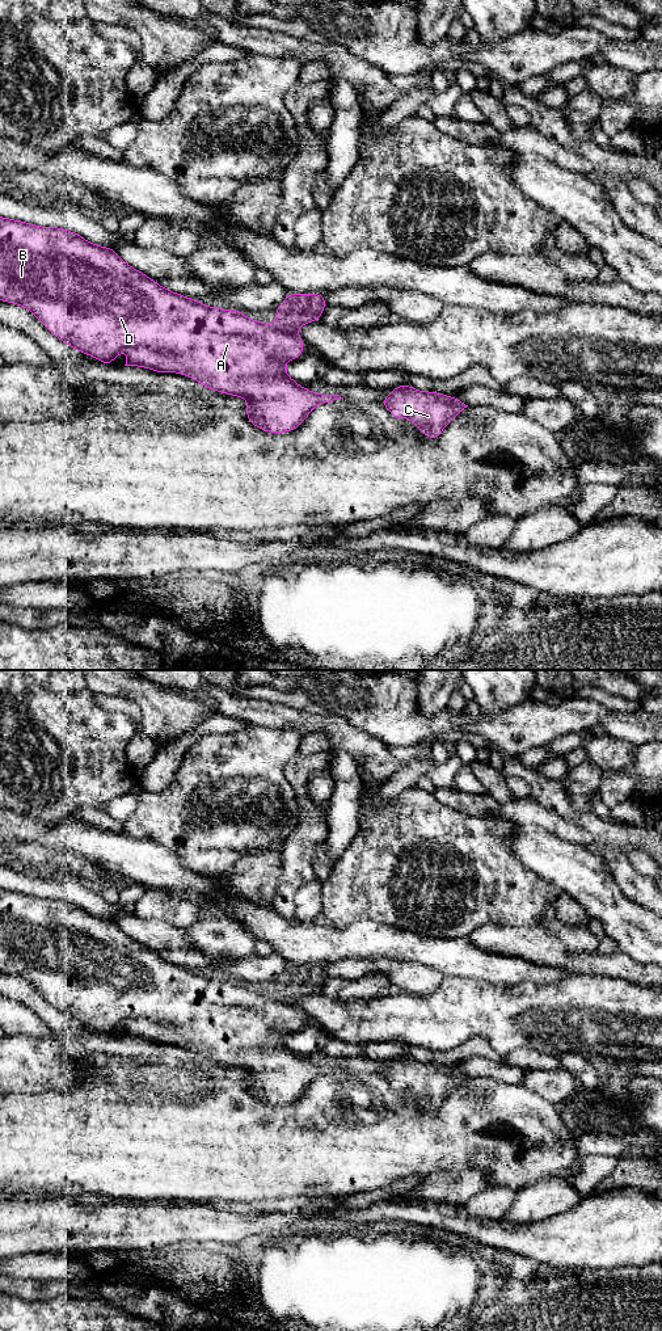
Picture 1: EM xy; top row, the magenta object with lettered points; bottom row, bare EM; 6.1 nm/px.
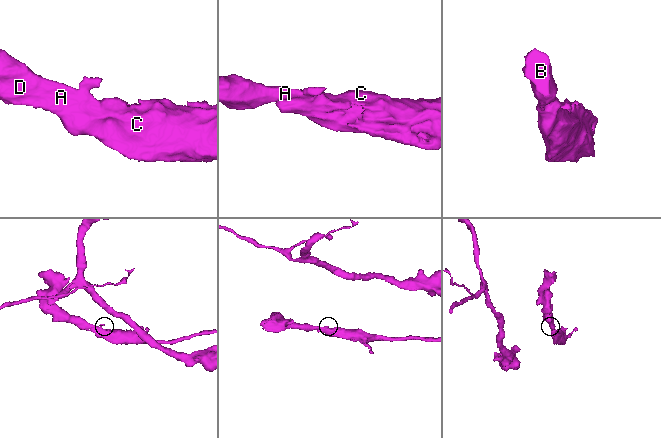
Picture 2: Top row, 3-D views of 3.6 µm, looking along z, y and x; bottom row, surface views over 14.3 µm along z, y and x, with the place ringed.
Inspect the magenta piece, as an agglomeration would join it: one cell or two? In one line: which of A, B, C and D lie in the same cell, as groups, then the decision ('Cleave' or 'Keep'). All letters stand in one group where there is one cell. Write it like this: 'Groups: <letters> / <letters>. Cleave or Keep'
Groups: A B C D. Keep

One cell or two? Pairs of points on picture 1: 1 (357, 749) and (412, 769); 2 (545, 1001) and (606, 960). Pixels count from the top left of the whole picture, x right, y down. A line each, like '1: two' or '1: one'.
1: two
2: two

